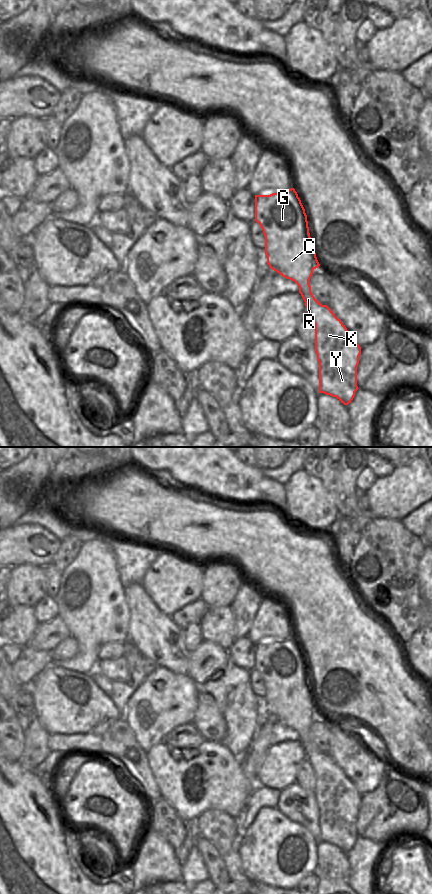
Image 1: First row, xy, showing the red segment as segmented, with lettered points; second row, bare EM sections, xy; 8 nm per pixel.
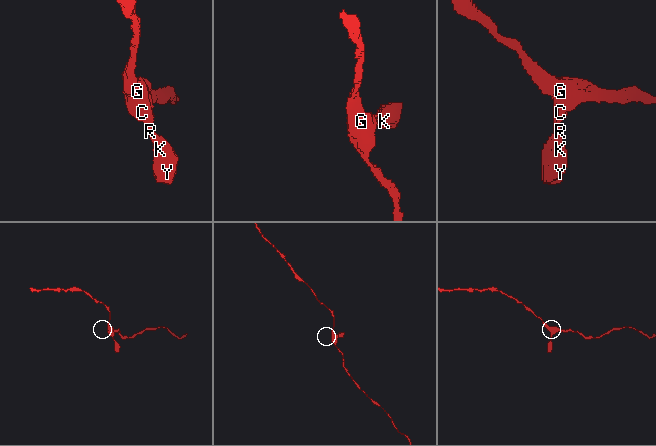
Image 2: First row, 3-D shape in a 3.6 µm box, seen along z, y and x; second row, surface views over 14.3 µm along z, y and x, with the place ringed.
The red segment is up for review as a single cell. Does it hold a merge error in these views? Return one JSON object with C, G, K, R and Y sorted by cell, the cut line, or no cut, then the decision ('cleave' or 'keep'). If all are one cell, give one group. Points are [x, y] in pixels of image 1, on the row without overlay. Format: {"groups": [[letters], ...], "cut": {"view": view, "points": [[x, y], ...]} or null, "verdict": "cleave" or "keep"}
{"groups": [["C", "G", "K", "R", "Y"]], "cut": null, "verdict": "keep"}

